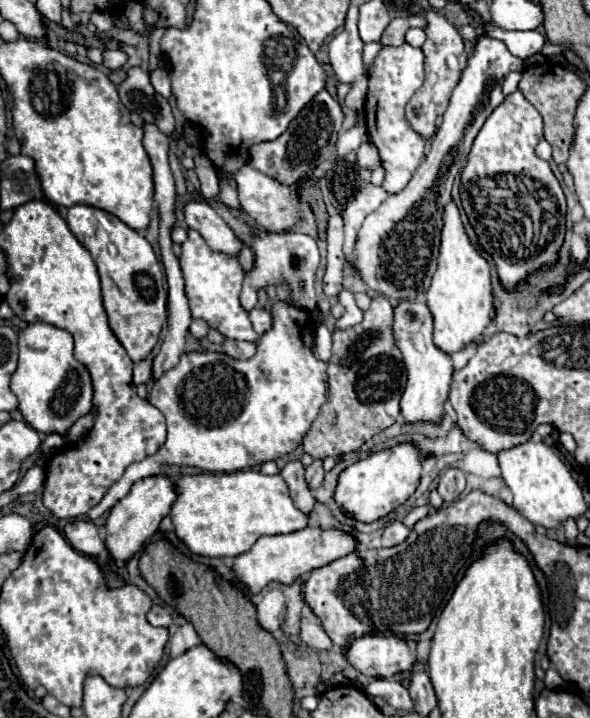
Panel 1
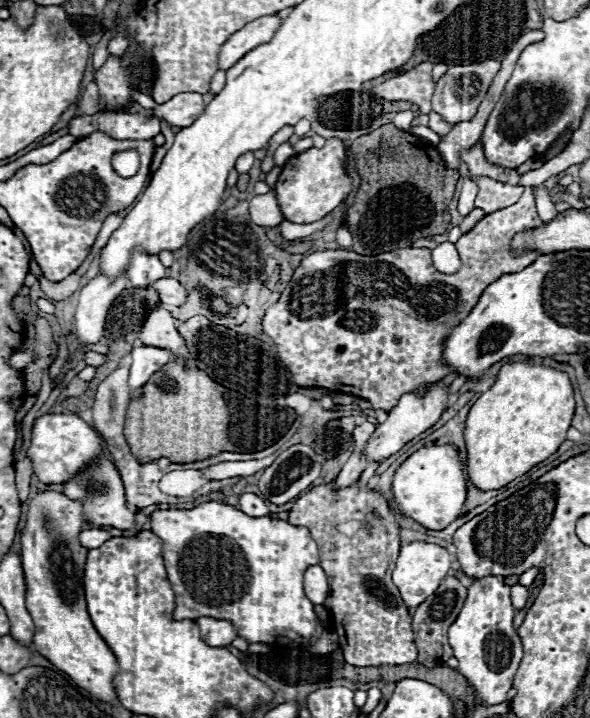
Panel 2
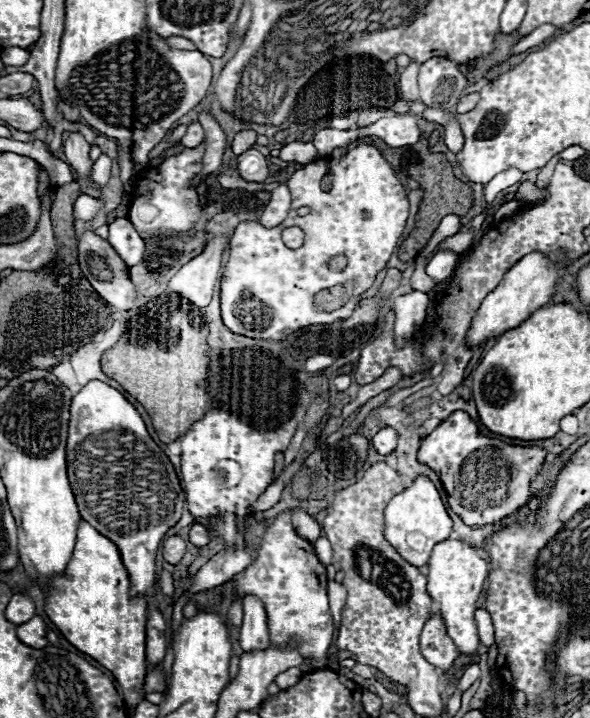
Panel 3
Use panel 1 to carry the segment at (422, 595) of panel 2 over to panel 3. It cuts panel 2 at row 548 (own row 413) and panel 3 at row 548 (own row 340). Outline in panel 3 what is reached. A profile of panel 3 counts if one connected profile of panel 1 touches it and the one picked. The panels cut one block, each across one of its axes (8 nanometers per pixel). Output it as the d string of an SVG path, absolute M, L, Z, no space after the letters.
M418 476L412 486L408 486L404 492L396 494L384 512L386 518L386 530L384 536L388 542L398 550L398 554L408 560L412 566L426 566L430 560L430 552L438 542L444 542L450 538L452 532L452 520L446 512L446 506L442 504L442 498L434 484L426 476Z

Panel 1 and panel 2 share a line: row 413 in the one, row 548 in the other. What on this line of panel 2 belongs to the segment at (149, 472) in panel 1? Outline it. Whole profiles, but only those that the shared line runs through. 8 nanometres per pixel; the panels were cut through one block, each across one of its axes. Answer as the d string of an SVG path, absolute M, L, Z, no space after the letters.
M204 502L192 510L156 510L150 516L150 530L162 540L162 558L172 590L176 592L174 620L216 618L236 626L236 634L250 644L262 642L270 648L296 650L312 644L316 634L314 604L302 588L304 570L320 562L320 552L304 526L292 526L286 520L260 516L250 518L234 506Z

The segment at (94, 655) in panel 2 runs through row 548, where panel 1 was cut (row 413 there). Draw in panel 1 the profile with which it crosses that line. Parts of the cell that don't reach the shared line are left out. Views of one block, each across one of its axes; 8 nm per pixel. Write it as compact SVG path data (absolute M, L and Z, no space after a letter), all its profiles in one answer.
M44 322L28 324L18 336L18 348L20 360L16 372L12 374L10 388L20 402L18 408L24 420L38 432L56 432L66 436L70 426L92 408L90 374L72 354L72 334Z

